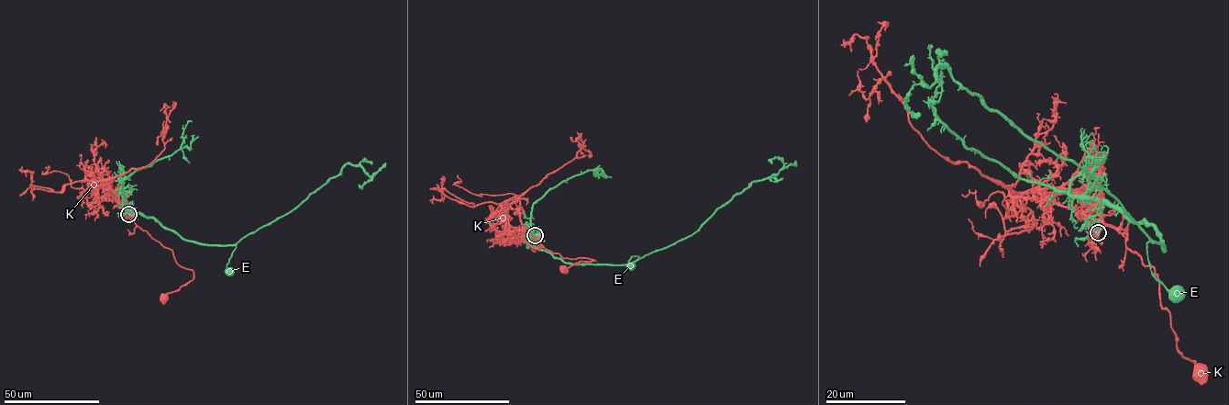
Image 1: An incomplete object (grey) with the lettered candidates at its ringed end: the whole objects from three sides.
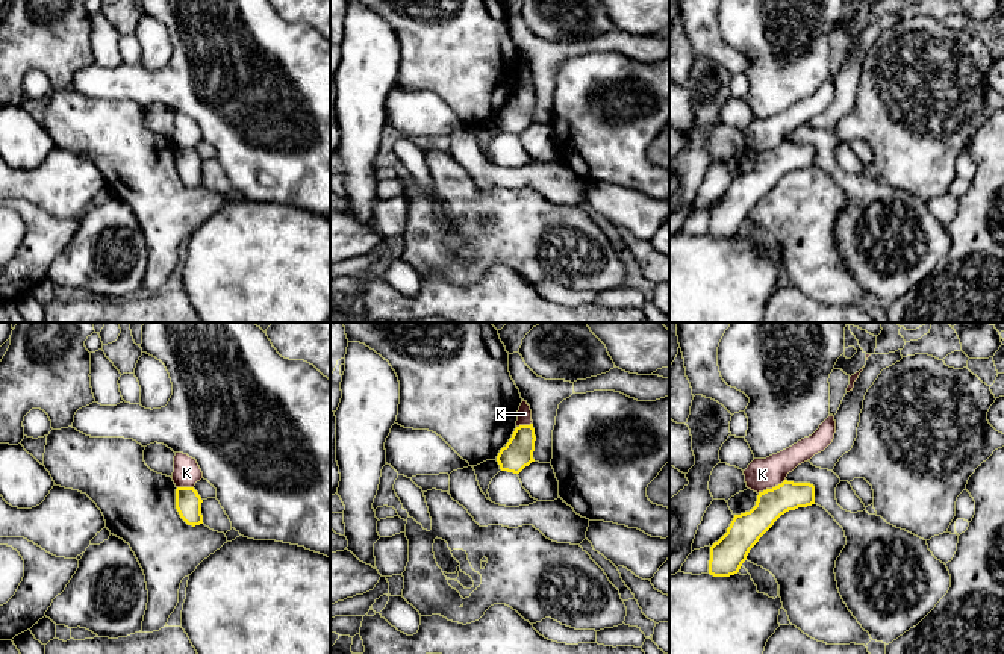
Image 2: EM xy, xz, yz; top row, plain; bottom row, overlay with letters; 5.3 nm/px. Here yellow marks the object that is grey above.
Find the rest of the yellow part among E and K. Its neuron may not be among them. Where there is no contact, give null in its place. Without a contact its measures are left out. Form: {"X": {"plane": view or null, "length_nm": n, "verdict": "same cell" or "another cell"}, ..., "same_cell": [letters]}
{"E": {"plane": null, "verdict": "same cell"}, "K": {"plane": "yz", "length_nm": 170, "verdict": "another cell"}, "same_cell": ["E"]}

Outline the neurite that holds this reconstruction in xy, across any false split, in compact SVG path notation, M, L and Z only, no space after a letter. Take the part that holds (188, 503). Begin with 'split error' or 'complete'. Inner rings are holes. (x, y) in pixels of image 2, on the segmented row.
complete; M194 487L176 489L176 509L188 525L203 524L201 503L203 500Z

